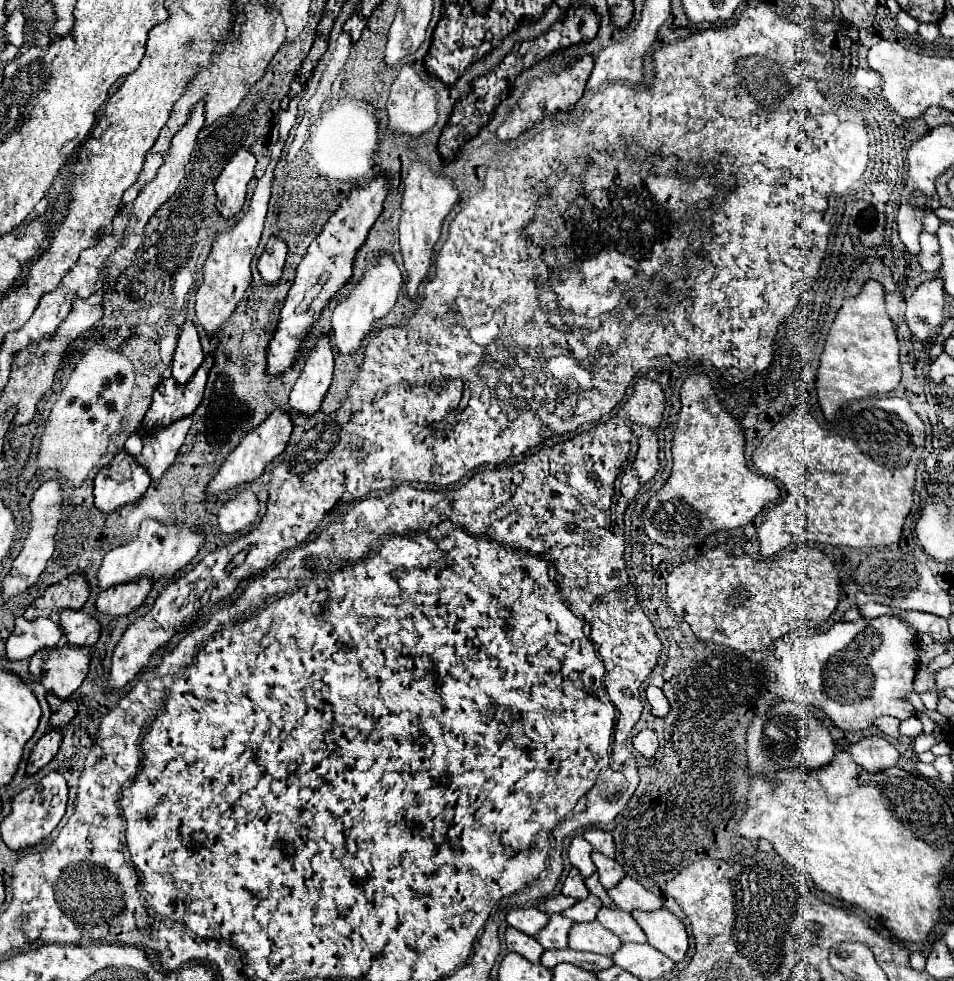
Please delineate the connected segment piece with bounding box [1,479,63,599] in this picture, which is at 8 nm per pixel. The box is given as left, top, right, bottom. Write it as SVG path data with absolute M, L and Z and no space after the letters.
M51 479L51 481L45 481L33 495L33 501L31 501L31 531L29 531L29 537L19 553L19 557L13 561L13 567L11 571L5 575L5 579L1 581L1 589L3 589L3 595L5 599L7 597L13 597L21 591L25 591L29 585L37 583L41 571L45 569L45 563L49 561L49 557L53 555L55 551L55 533L57 533L57 525L61 521L61 503L63 503L63 487L61 487L61 481L57 479Z

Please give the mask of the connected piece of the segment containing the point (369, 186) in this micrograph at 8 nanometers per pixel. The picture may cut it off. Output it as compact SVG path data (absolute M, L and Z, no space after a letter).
M377 177L371 179L357 189L349 193L349 197L341 203L341 207L333 213L333 217L327 221L323 231L317 235L317 239L307 249L305 259L297 267L295 281L289 289L289 295L285 299L285 305L281 309L281 319L277 325L277 331L267 347L267 375L279 377L285 371L289 371L297 359L299 349L307 341L311 327L319 321L323 309L329 305L329 301L345 287L345 283L351 279L353 273L353 261L357 257L359 247L365 243L365 237L375 223L375 219L381 213L383 199L387 197L389 179Z

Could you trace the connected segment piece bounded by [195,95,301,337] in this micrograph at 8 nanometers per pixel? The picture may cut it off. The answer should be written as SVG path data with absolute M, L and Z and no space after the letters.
M301 95L291 99L287 111L279 111L279 133L281 133L281 137L279 137L279 143L273 147L271 163L269 163L265 175L257 183L257 189L255 189L255 195L251 199L251 207L249 207L247 215L237 225L233 225L227 233L219 235L215 239L211 255L205 261L205 267L203 267L205 277L203 277L203 285L197 291L195 313L197 313L197 319L199 319L199 323L203 325L203 329L207 331L209 337L215 337L219 333L219 329L225 327L225 321L231 317L231 313L235 311L239 301L245 297L247 287L251 285L251 259L253 259L253 255L255 255L255 251L259 247L259 239L261 239L261 231L263 231L263 221L265 221L265 213L267 213L267 201L269 201L269 195L271 195L273 169L275 169L275 165L279 161L279 155L281 155L283 143L287 139L287 133L295 125L299 99L301 99Z

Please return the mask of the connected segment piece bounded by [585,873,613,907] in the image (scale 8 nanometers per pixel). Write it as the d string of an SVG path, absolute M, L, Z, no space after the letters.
M593 873L591 877L587 877L585 879L585 885L587 885L587 889L589 889L589 893L593 893L593 895L597 895L601 901L603 901L603 905L611 905L613 903L613 899L607 895L607 891L603 889L603 885L599 883L599 875L597 873Z

